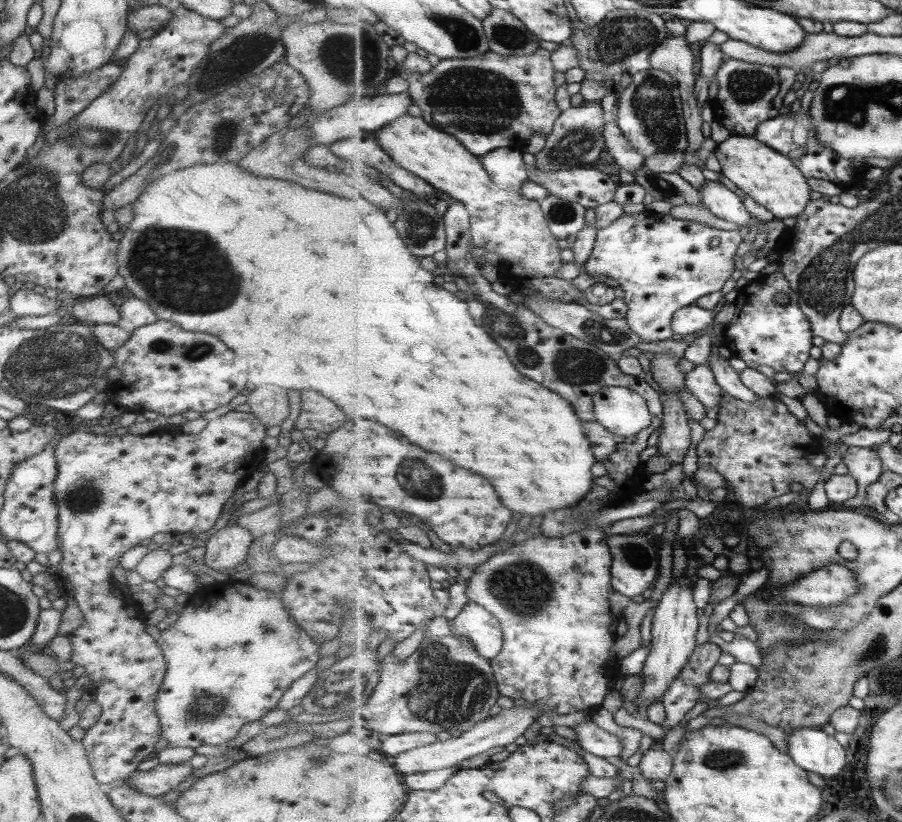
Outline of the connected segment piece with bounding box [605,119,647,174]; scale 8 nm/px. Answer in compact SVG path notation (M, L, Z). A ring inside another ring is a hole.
M616 119L609 121L605 135L608 151L622 168L635 174L636 169L641 169L646 164L647 156L632 144Z

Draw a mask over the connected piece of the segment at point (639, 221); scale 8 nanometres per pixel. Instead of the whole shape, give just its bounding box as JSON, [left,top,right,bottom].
[586,209,744,343]

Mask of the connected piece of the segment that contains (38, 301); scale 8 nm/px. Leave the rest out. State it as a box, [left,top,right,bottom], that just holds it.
[8,287,61,317]

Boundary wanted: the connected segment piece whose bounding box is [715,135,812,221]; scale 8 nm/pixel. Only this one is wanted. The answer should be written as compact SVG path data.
M731 135L719 144L715 154L722 164L722 174L766 206L778 220L801 217L810 206L812 188L803 170L785 153L778 152L756 136Z

